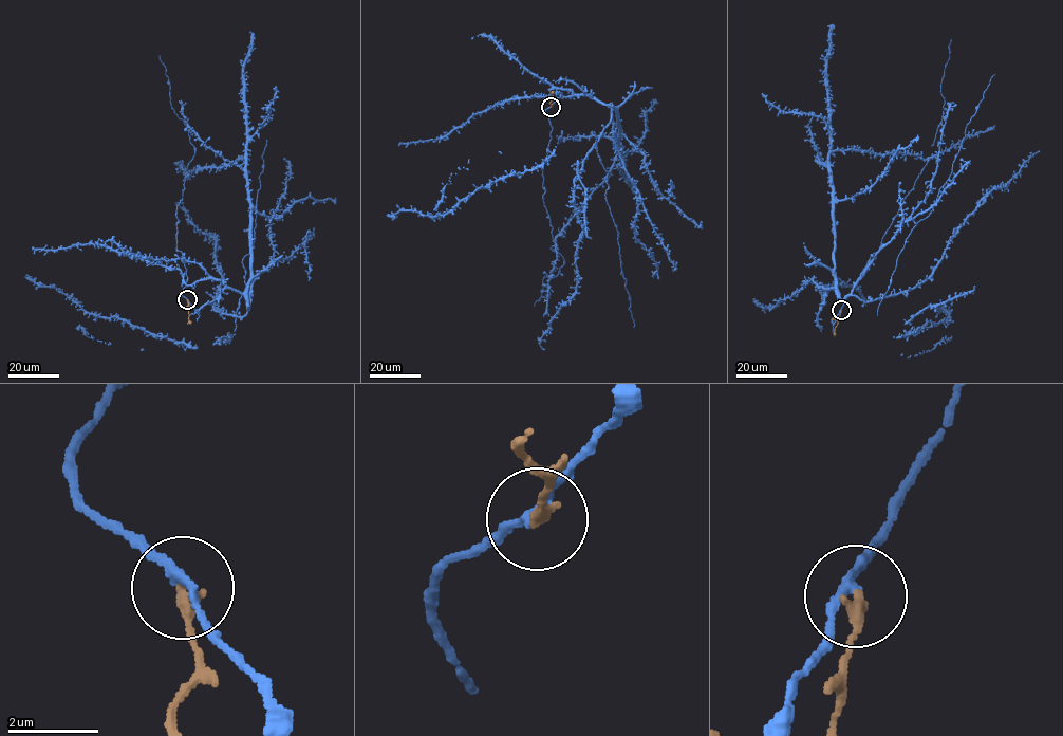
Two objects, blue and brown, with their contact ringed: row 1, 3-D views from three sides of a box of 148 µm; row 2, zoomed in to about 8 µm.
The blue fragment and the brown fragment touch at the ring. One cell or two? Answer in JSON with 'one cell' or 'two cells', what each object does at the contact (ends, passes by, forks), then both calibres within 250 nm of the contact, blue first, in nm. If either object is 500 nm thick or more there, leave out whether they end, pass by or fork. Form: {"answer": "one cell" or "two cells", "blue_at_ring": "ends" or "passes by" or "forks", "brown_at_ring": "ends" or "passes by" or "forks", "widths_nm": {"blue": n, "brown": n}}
{"answer": "two cells", "blue_at_ring": "passes by", "brown_at_ring": "ends", "widths_nm": {"blue": 190, "brown": 280}}

